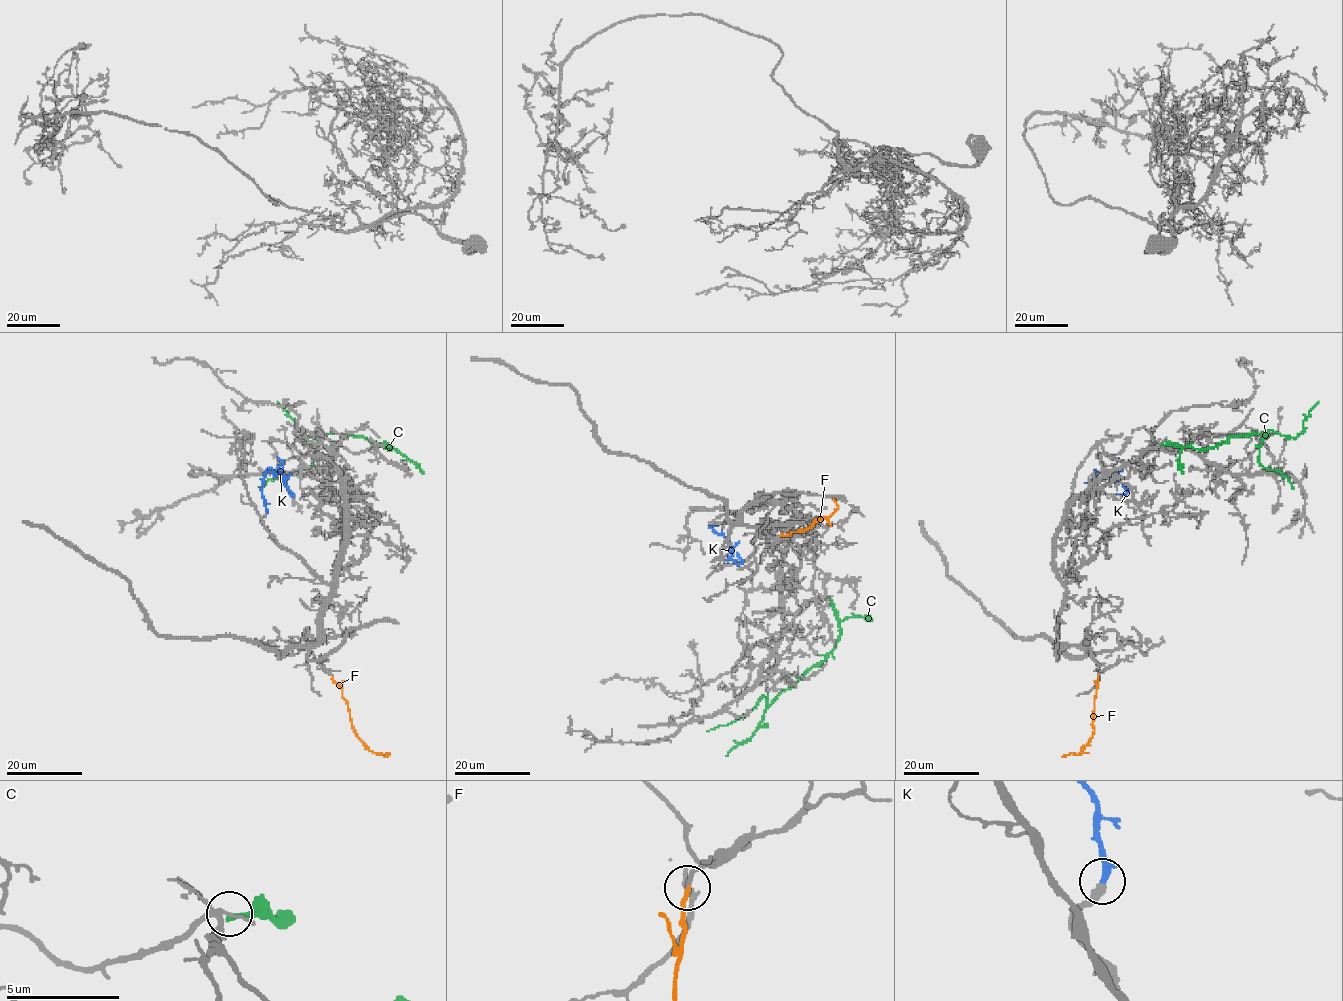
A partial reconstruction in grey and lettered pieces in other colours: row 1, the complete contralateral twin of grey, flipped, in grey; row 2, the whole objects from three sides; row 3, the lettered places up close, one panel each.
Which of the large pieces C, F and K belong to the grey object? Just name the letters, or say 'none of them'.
F, K

